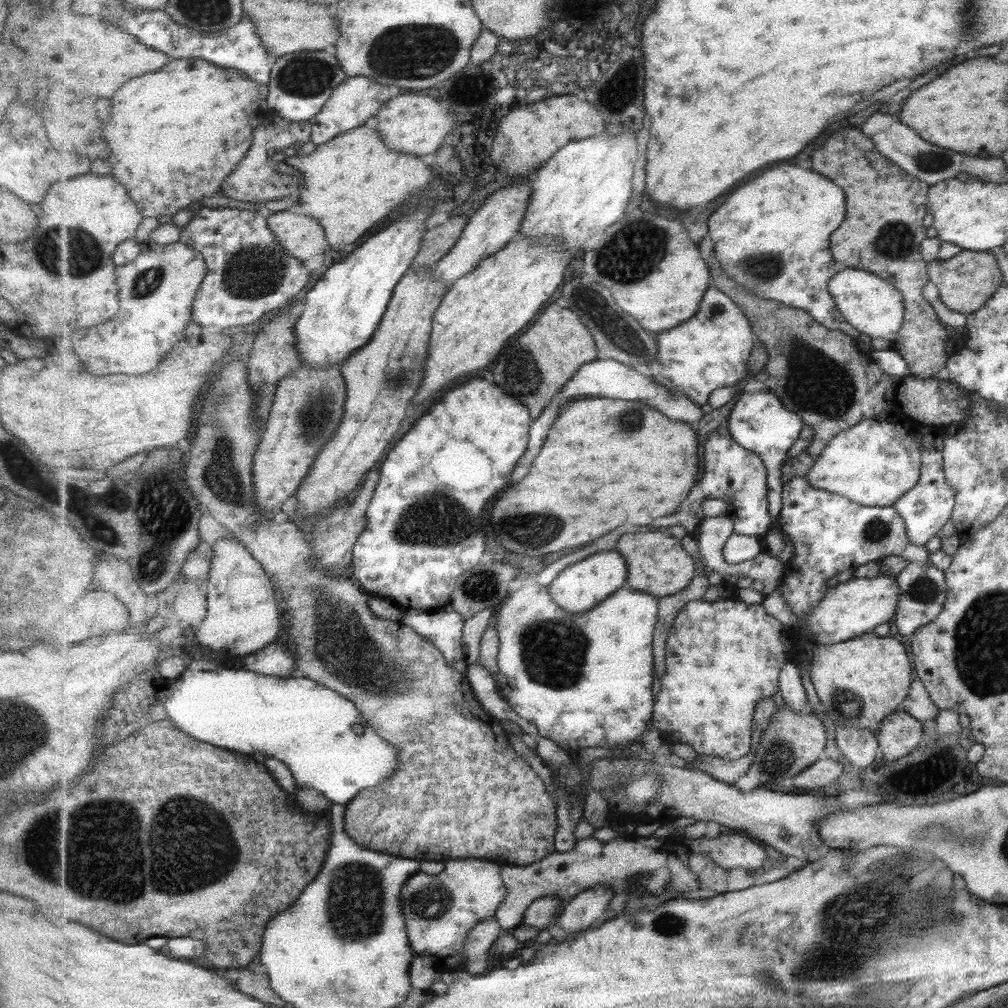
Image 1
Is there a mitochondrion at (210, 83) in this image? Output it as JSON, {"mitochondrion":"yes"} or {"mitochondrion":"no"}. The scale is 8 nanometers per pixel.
{"mitochondrion":"no"}

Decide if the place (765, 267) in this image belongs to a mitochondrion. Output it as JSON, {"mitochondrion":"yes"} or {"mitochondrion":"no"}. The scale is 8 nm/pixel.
{"mitochondrion":"yes"}

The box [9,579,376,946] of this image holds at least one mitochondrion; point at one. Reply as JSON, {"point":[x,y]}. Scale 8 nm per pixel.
{"point":[215,857]}

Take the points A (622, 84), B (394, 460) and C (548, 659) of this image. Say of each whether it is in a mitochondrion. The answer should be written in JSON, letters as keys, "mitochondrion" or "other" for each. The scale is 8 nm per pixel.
{"A":"other","B":"other","C":"mitochondrion"}

